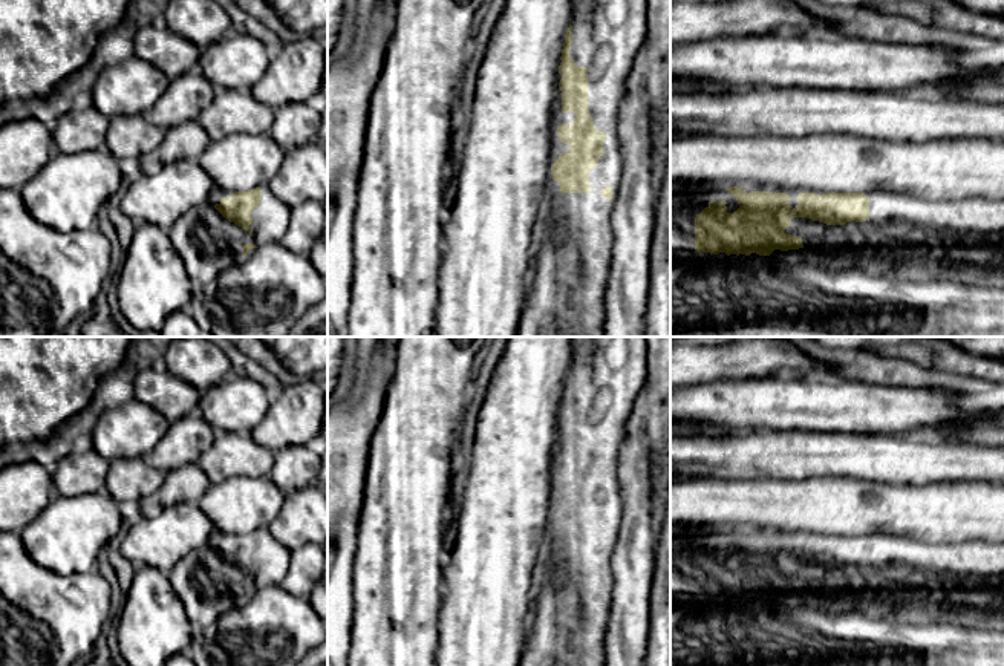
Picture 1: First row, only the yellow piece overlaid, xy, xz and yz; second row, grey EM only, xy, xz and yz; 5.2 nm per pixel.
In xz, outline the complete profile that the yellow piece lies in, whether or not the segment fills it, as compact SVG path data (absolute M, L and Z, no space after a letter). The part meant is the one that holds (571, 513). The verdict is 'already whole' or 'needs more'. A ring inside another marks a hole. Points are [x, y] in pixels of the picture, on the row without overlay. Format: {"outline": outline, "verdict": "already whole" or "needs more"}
{"outline": "M571 337L571 367L559 406L559 447L551 470L551 501L536 565L536 583L574 588L579 625L572 632L577 666L605 666L605 637L612 608L611 557L618 540L623 499L618 455L624 424L647 377L646 337Z", "verdict": "needs more"}

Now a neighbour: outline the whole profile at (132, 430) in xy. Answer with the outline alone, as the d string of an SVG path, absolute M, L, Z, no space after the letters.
M133 398L119 407L101 409L92 430L92 449L107 461L145 458L168 427L158 410Z

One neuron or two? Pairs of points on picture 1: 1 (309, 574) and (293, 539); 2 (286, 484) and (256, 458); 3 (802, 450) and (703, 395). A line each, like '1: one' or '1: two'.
1: two
2: two
3: two

